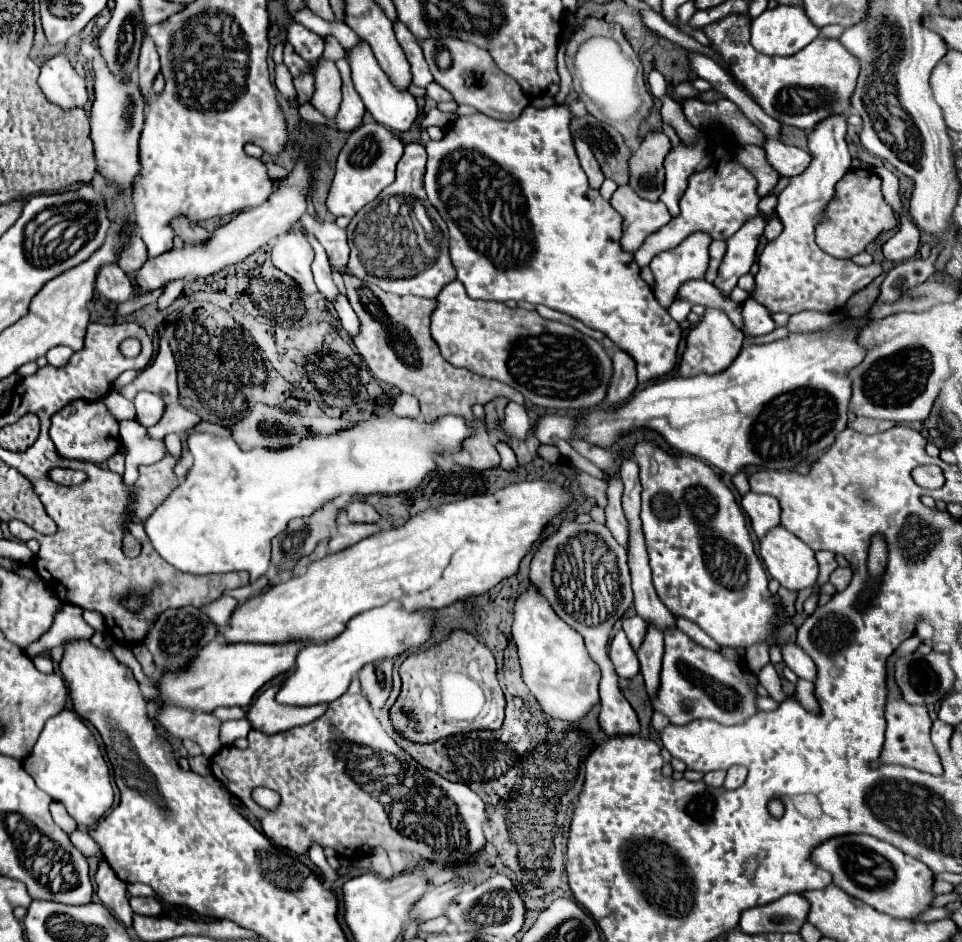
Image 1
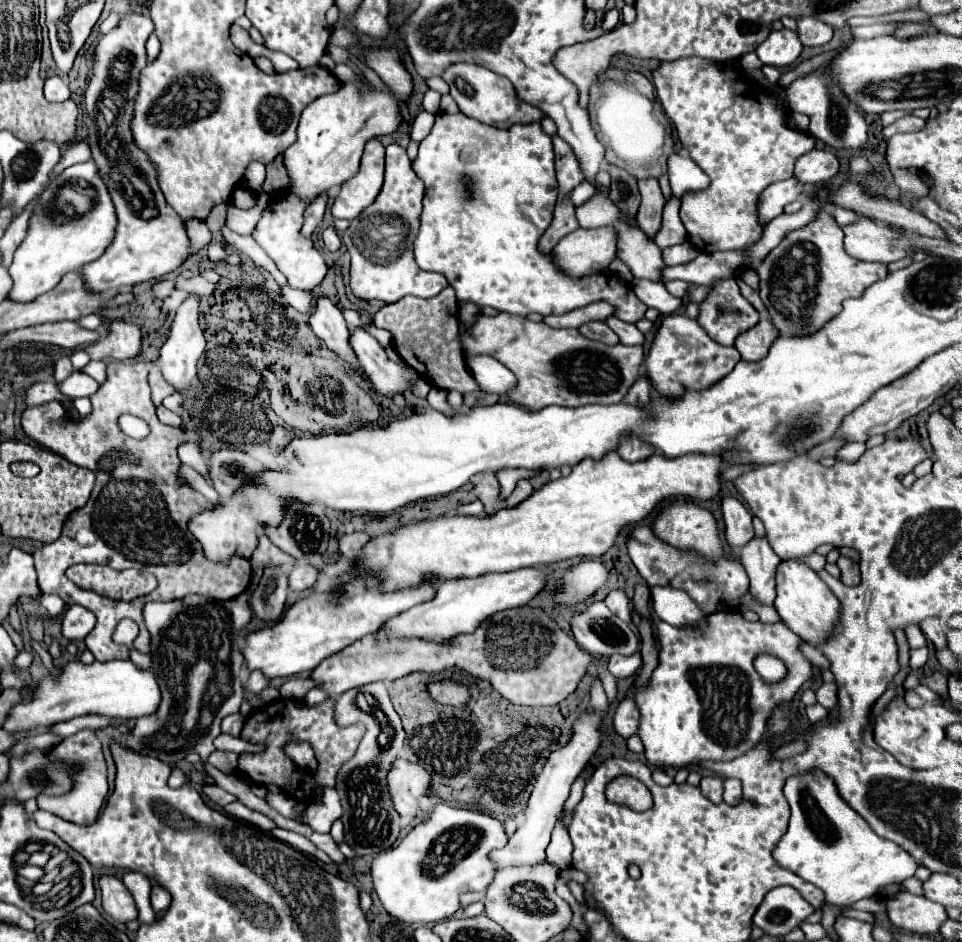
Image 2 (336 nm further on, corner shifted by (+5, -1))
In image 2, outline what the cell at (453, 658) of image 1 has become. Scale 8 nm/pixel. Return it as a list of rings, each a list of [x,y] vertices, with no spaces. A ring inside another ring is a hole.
[[[452,679],[430,681],[426,687],[430,689],[430,697],[434,697],[434,701],[442,705],[464,709],[470,701],[470,689],[466,683],[460,683],[460,681],[452,681]]]

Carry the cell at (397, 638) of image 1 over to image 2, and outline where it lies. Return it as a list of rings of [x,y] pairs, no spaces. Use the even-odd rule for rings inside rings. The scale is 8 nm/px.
[[[516,569],[508,573],[488,573],[482,577],[462,577],[462,579],[440,581],[436,585],[436,595],[432,601],[426,601],[422,605],[408,609],[406,613],[400,613],[398,617],[392,617],[390,621],[386,621],[386,625],[382,625],[380,631],[386,633],[386,639],[422,639],[430,643],[446,643],[454,639],[456,635],[474,633],[474,629],[494,613],[526,605],[544,587],[544,583],[546,583],[546,575],[542,569]]]

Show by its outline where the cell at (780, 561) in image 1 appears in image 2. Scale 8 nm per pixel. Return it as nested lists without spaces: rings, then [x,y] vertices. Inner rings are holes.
[[[788,559],[780,561],[778,573],[776,573],[776,599],[774,607],[784,621],[784,625],[794,631],[802,641],[816,645],[818,641],[824,641],[830,635],[830,629],[836,625],[840,615],[840,603],[834,597],[834,593],[828,589],[828,585],[820,579],[816,571],[812,571],[804,561],[800,559]]]

